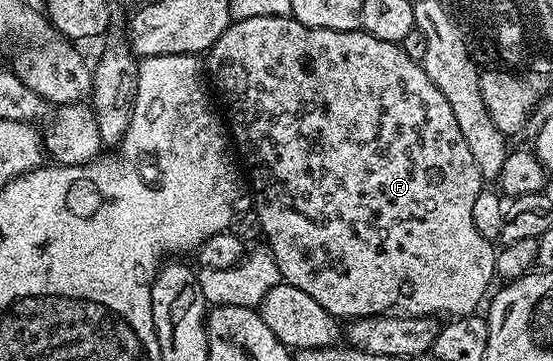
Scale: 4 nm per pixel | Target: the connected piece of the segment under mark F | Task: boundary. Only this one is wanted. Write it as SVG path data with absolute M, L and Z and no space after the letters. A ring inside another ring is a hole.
M252 16L252 20L231 21L230 27L205 55L204 70L220 106L222 101L224 121L248 175L252 206L262 225L265 245L269 246L272 256L276 256L283 282L300 288L300 292L308 292L320 308L339 320L370 318L373 314L446 314L450 318L463 318L479 309L482 297L484 302L491 293L490 281L496 278L495 243L480 236L476 224L472 224L472 208L476 204L476 196L480 196L484 189L484 179L480 176L480 168L476 168L476 160L472 160L472 151L464 141L460 124L456 124L456 116L452 116L452 104L448 104L448 100L444 100L444 92L428 80L428 72L421 62L412 60L399 43L376 40L376 36L361 28L329 30L305 26L292 16Z

